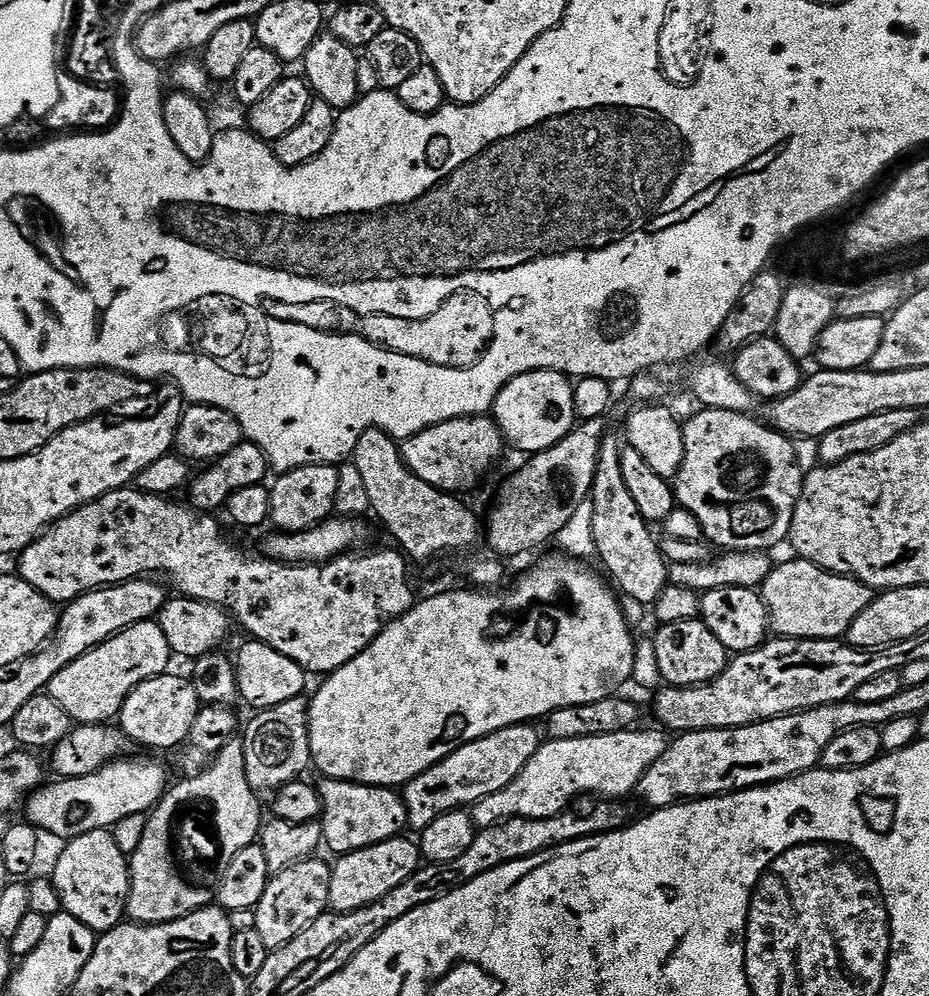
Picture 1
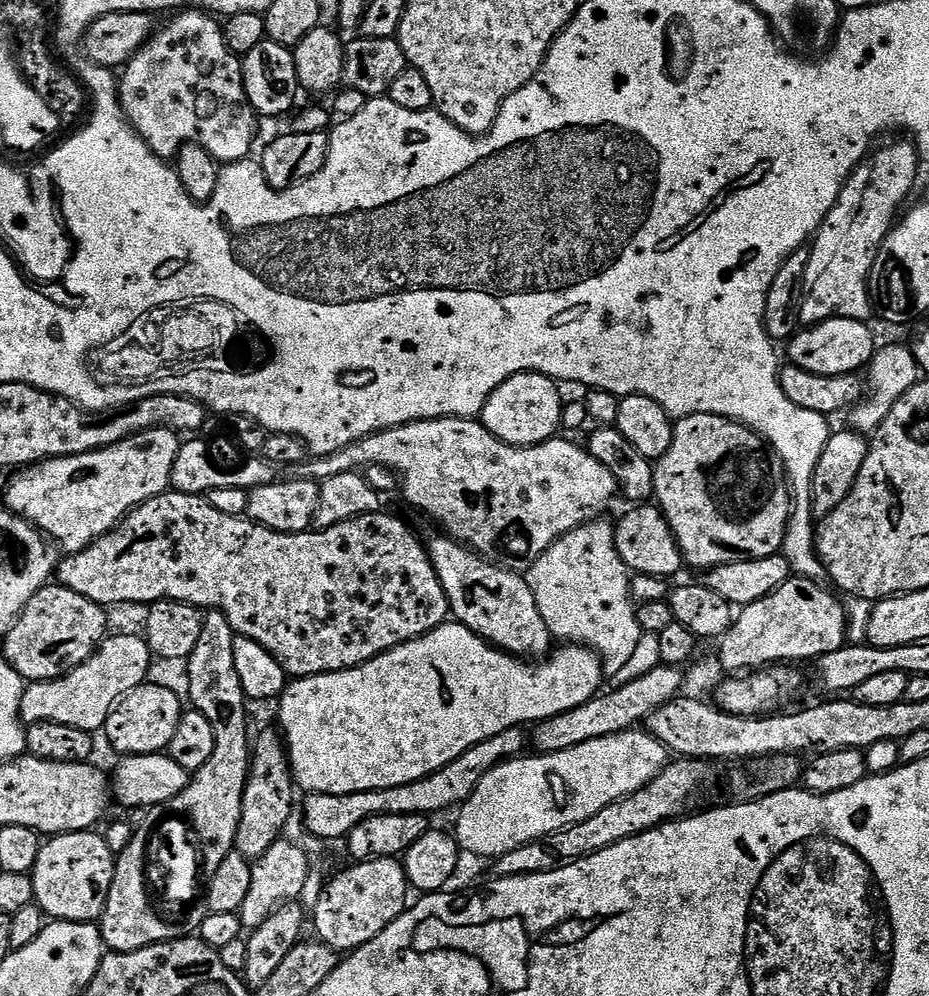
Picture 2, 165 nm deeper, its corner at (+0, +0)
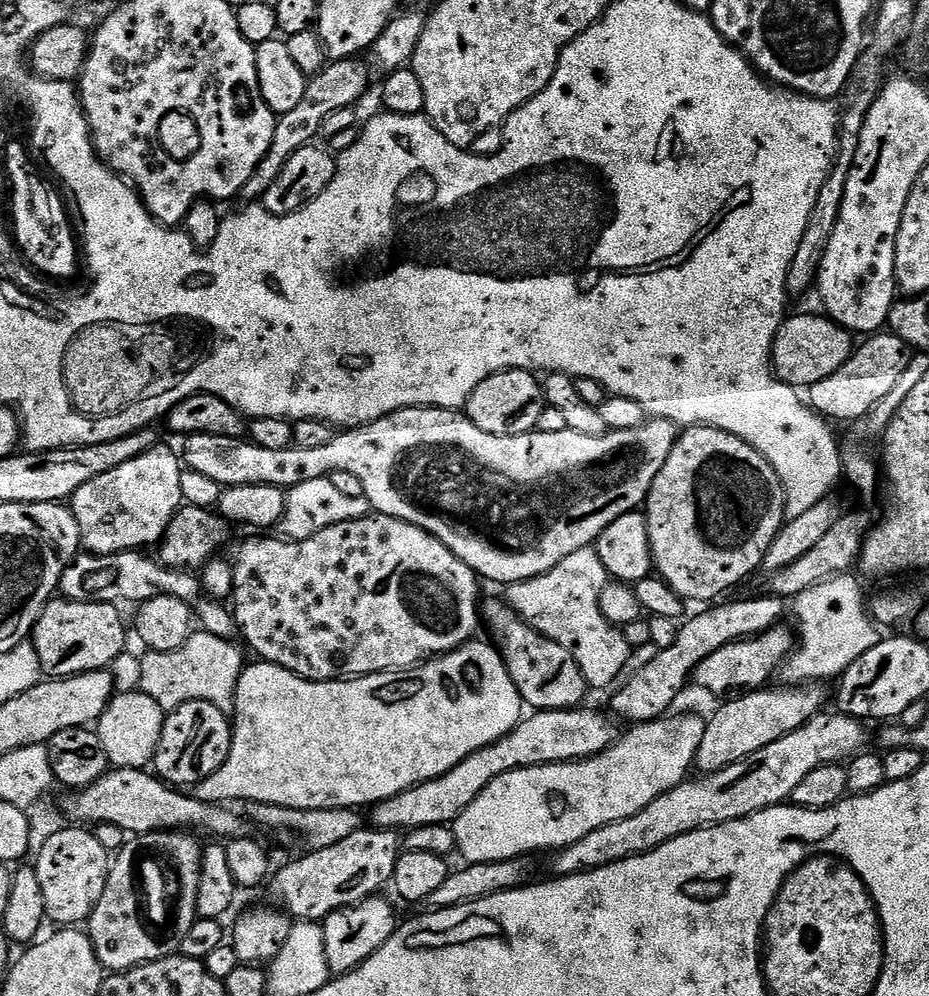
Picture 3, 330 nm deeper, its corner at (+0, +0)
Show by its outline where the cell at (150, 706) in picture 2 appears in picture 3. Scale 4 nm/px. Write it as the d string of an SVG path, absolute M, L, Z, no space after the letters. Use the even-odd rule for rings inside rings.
M137 690L113 695L94 728L102 742L102 750L106 750L109 765L112 768L147 769L155 761L165 715L166 710L145 692Z

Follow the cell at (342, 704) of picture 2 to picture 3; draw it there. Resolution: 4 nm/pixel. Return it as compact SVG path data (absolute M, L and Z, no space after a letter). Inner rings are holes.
M469 642L452 652L445 652L443 656L437 656L417 664L415 668L406 668L394 672L375 672L369 676L353 676L351 680L304 680L295 676L290 670L286 670L277 664L267 662L249 663L240 674L240 681L236 687L236 706L234 709L234 727L232 729L232 749L226 758L226 762L210 778L206 778L200 784L195 785L194 795L196 799L207 804L227 805L229 802L254 799L256 802L264 802L282 807L292 807L294 810L330 810L331 808L350 808L359 810L394 798L394 794L402 794L402 790L410 790L422 782L430 782L458 766L462 758L498 742L498 738L505 736L515 724L522 719L522 701L520 691L514 686L507 670L502 670L500 653L491 643L476 644Z

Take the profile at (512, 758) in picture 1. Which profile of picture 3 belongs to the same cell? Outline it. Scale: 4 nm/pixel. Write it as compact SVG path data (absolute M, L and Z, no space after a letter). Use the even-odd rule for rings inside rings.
M765 594L757 600L732 600L729 604L719 604L705 607L708 609L698 613L693 620L685 619L680 624L680 633L674 640L674 646L659 649L653 660L646 661L632 677L627 677L628 684L621 683L615 689L617 692L612 700L611 711L621 721L632 720L628 722L638 725L669 715L673 711L672 703L679 698L680 691L690 684L697 666L706 662L710 654L722 650L722 646L761 636L763 632L777 627L783 621L780 619L784 616L785 601L779 596Z

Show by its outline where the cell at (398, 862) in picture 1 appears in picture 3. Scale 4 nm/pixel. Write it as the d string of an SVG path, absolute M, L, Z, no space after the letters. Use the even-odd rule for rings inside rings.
M377 894L357 904L339 908L331 912L322 922L326 938L326 962L333 977L344 976L353 972L370 954L374 954L386 941L396 933L398 919L392 904Z

